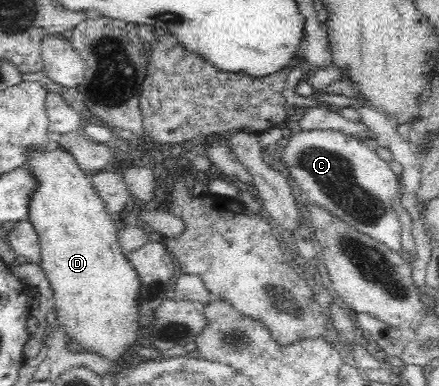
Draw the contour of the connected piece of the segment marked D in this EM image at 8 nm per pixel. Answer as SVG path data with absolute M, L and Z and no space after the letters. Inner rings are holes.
M52 143L47 153L28 153L28 168L35 175L39 186L29 200L28 220L38 235L40 243L39 265L44 272L44 283L53 289L56 320L65 328L65 338L80 352L91 352L117 362L127 354L137 338L141 338L141 316L139 315L139 286L141 279L133 265L121 250L118 229L106 212L101 197L90 183L90 174L79 169L75 159L60 146Z

